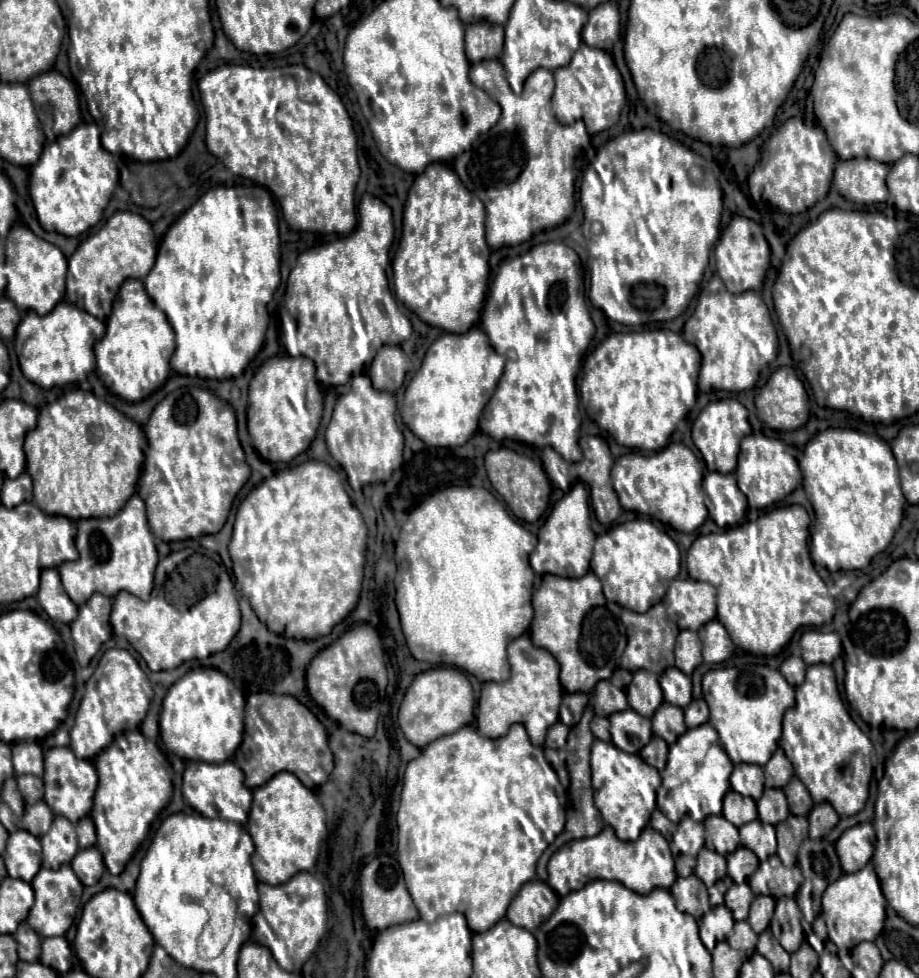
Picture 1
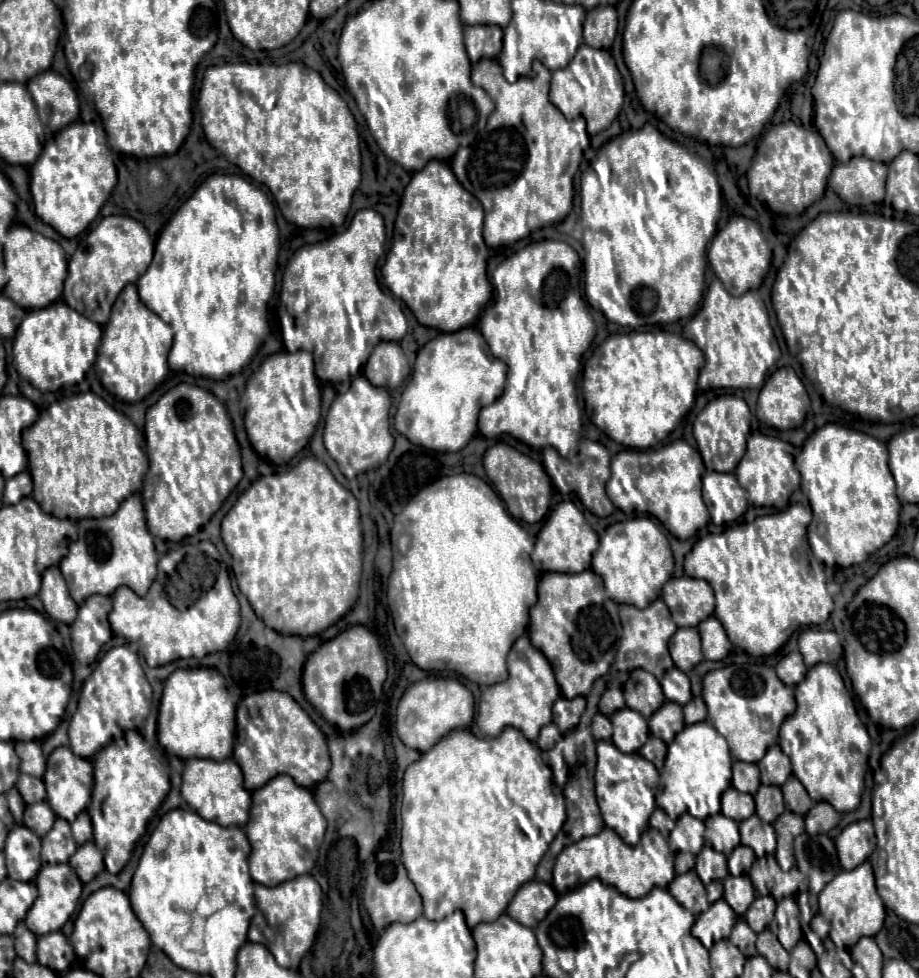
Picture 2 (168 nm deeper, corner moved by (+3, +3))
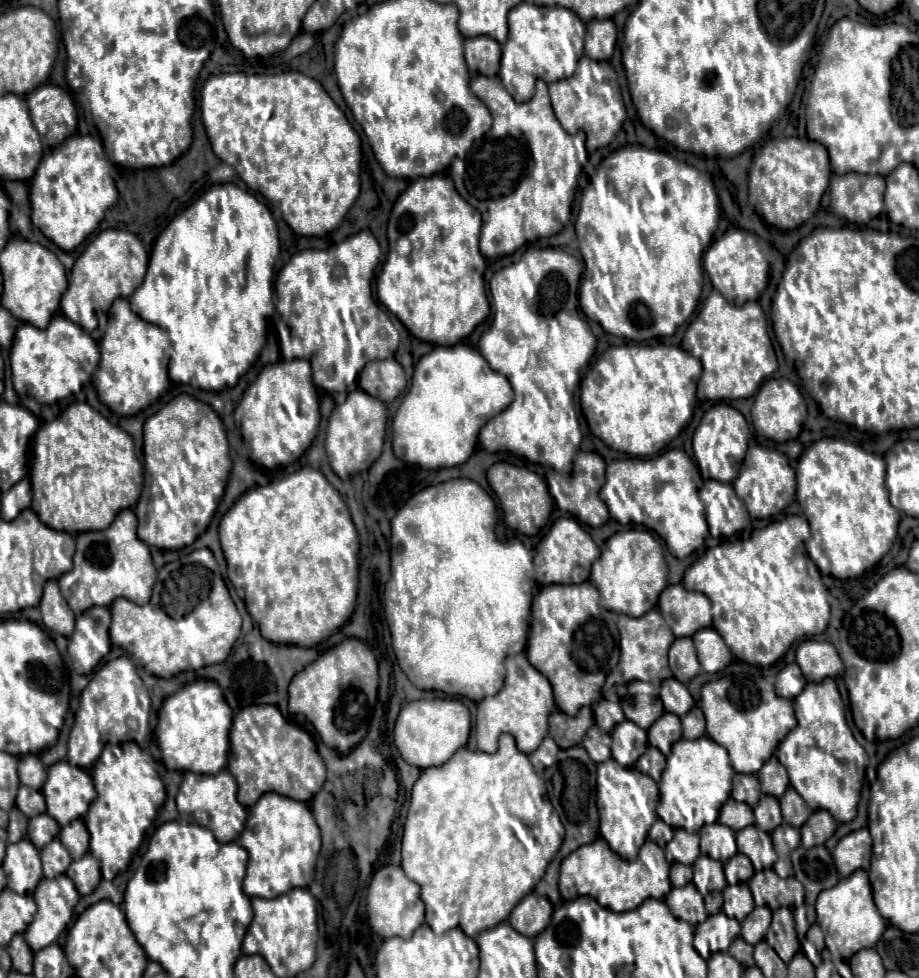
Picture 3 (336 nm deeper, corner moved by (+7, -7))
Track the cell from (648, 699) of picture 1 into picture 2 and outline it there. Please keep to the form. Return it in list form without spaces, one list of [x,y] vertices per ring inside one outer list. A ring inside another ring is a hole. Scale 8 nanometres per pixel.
[[[632,670],[628,682],[624,684],[626,706],[638,710],[644,718],[650,718],[662,704],[664,694],[660,682],[646,670]]]

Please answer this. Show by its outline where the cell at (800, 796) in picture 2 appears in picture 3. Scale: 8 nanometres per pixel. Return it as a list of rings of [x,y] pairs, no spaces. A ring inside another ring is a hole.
[[[792,786],[780,798],[780,808],[782,808],[784,822],[792,824],[794,828],[800,828],[808,820],[808,816],[812,814],[812,810],[808,808],[808,804],[804,804],[802,796]]]

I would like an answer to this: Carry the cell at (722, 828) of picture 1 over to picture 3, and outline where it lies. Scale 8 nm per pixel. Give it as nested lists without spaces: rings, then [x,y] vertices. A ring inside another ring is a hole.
[[[720,822],[708,824],[700,830],[700,850],[702,854],[726,864],[736,850],[736,832]]]

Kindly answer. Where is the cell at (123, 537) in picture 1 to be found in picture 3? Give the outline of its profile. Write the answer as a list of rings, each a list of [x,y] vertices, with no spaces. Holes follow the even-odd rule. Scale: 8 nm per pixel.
[[[126,508],[110,524],[110,536],[108,536],[106,530],[100,530],[100,532],[80,532],[76,536],[74,568],[58,578],[60,592],[68,600],[68,606],[72,608],[74,614],[82,614],[84,610],[88,610],[92,606],[110,606],[112,600],[120,598],[120,596],[128,598],[128,600],[132,600],[136,604],[148,604],[150,594],[152,594],[152,586],[156,582],[156,566],[152,564],[152,556],[150,556],[148,546],[138,538],[136,526],[138,526],[136,514],[130,508]]]

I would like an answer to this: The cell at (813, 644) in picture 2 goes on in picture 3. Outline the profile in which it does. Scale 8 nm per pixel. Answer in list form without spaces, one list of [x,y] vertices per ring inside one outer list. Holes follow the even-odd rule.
[[[804,640],[796,650],[796,662],[808,682],[836,678],[844,672],[844,664],[830,642]]]

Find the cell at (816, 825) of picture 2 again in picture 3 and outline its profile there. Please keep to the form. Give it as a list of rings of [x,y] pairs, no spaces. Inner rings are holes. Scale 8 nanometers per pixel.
[[[816,810],[806,824],[800,828],[802,830],[802,846],[812,848],[818,844],[824,844],[834,832],[836,832],[836,820],[830,816],[828,810]]]

